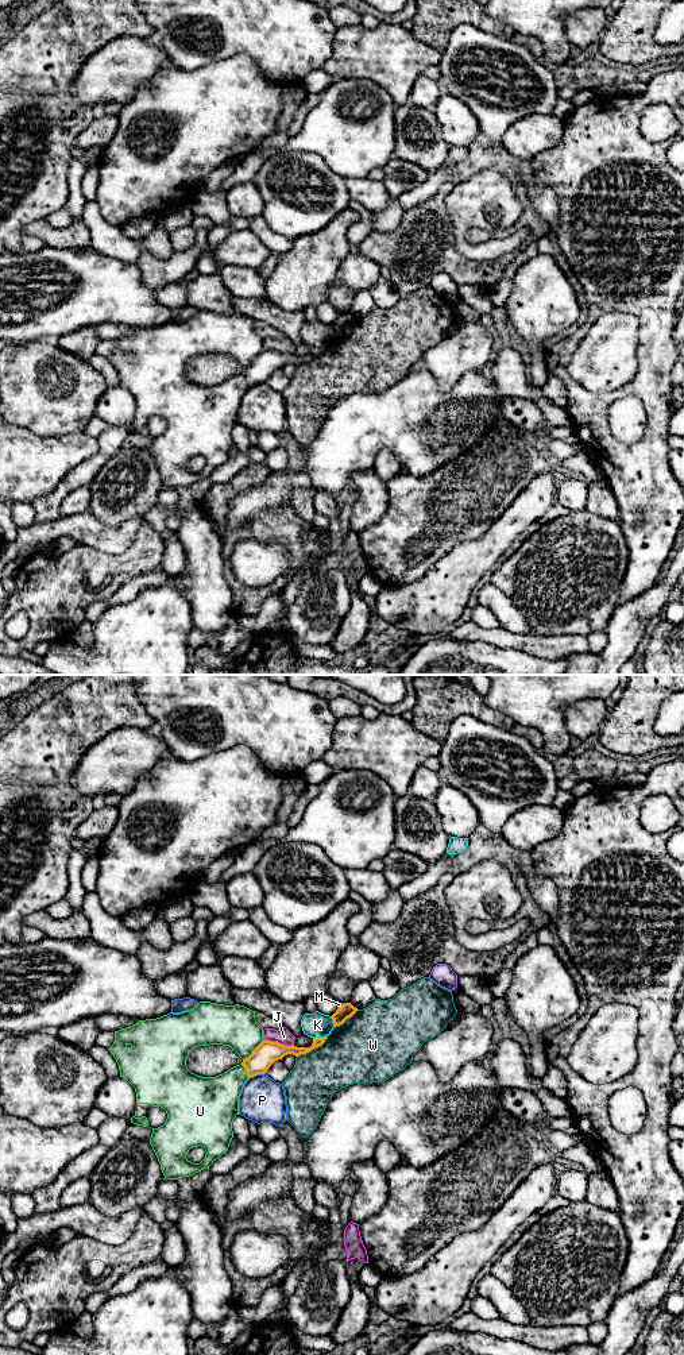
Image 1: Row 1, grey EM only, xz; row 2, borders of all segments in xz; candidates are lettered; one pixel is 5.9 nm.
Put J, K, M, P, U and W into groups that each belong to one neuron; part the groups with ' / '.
J / K / M / P / U / W

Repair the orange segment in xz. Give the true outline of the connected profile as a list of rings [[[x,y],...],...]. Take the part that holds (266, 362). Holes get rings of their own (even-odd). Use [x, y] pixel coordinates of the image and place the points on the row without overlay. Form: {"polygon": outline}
{"polygon": [[[326,345],[313,347],[310,356],[285,355],[278,351],[263,350],[248,367],[243,368],[241,374],[246,377],[248,387],[256,383],[264,383],[275,370],[282,368],[287,363],[295,366],[306,363],[321,355],[325,348]]]}

